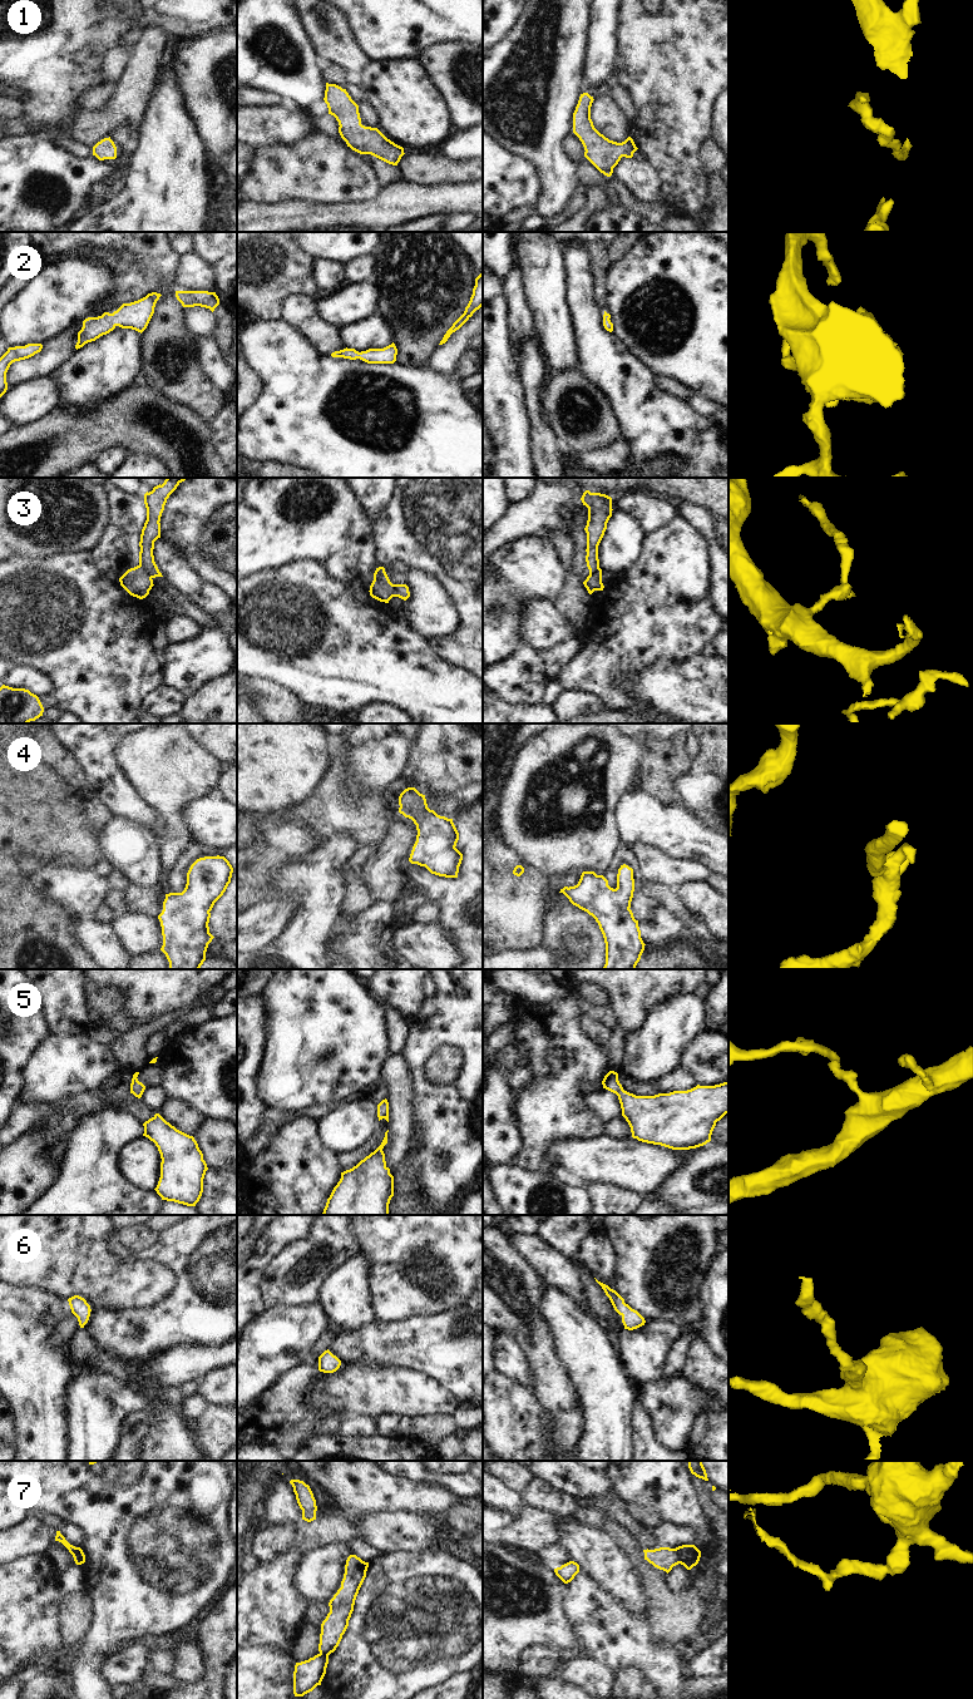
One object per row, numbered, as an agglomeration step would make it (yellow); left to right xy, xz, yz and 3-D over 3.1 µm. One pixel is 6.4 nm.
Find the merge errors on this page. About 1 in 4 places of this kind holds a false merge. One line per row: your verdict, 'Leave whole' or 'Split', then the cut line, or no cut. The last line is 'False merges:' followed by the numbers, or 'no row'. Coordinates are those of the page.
1: Leave whole. No split
2: Leave whole. No split
3: Split. Split along xy (139, 564), (152, 577)
4: Leave whole. No split
5: Leave whole. No split
6: Leave whole. No split
7: Split. Split along yz (675, 1549), (680, 1562)
False merges: 3, 7.

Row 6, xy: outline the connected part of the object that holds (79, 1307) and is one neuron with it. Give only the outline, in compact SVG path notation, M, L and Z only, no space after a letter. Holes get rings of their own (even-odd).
M74 1295L68 1299L71 1313L78 1318L80 1328L84 1328L84 1325L88 1323L90 1317L90 1305L87 1303L87 1300L79 1295Z

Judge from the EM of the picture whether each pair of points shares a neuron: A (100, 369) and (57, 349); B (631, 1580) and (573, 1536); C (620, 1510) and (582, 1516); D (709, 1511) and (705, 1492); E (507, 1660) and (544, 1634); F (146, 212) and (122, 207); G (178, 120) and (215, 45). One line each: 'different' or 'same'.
A: different
B: same
C: different
D: same
E: same
F: same
G: different

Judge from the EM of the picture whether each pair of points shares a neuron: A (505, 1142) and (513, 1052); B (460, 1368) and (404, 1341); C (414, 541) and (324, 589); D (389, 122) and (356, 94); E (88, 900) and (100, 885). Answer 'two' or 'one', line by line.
A: one
B: one
C: two
D: two
E: one

